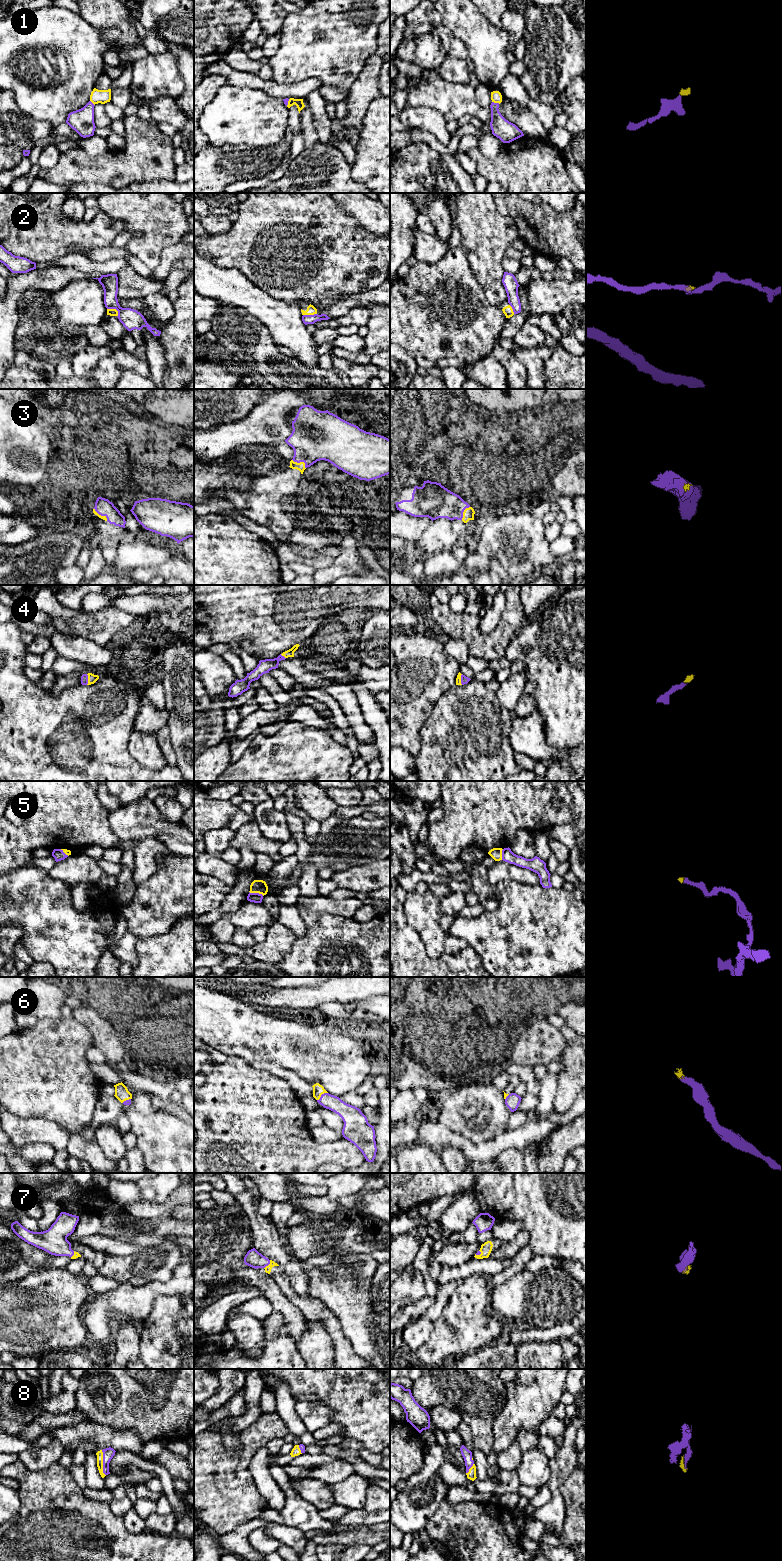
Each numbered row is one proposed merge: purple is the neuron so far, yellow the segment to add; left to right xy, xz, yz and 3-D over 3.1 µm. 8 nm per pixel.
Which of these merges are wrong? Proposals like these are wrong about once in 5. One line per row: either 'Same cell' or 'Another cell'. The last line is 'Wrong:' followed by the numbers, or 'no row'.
1: Same cell
2: Another cell
3: Same cell
4: Same cell
5: Same cell
6: Same cell
7: Same cell
8: Same cell
Wrong: 2

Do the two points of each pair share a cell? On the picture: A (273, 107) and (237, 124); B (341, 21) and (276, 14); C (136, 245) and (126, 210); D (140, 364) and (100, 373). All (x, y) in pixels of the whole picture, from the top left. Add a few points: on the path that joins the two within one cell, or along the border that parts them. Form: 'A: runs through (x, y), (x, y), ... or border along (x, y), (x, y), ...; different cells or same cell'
A: runs through (264, 116), (246, 117); same cell
B: border along (288, 14), (284, 20), (281, 35); different cells
C: runs through (145, 239), (147, 231), (135, 219); same cell
D: runs through (130, 363), (115, 363), (110, 368); same cell

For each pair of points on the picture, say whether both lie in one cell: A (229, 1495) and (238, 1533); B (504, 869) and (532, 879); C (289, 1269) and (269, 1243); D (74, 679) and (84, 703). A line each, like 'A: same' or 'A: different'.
A: different
B: same
C: same
D: different

